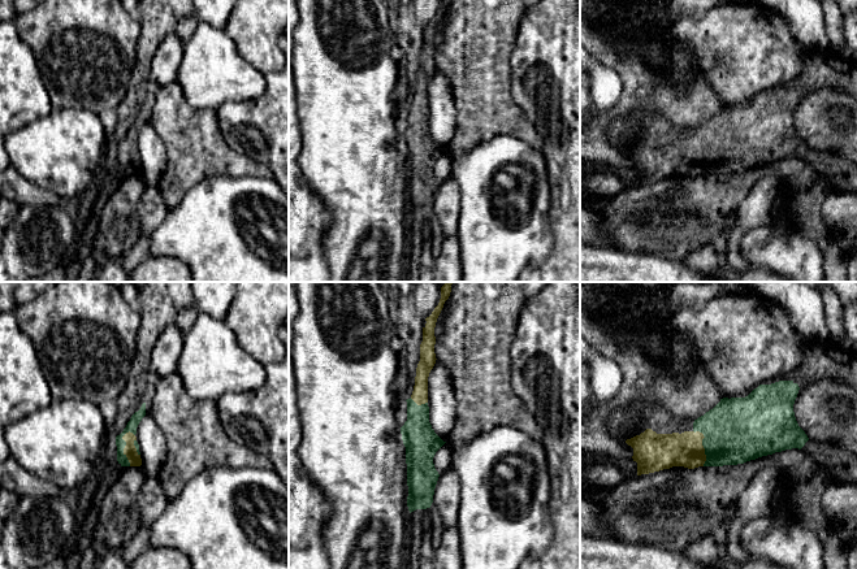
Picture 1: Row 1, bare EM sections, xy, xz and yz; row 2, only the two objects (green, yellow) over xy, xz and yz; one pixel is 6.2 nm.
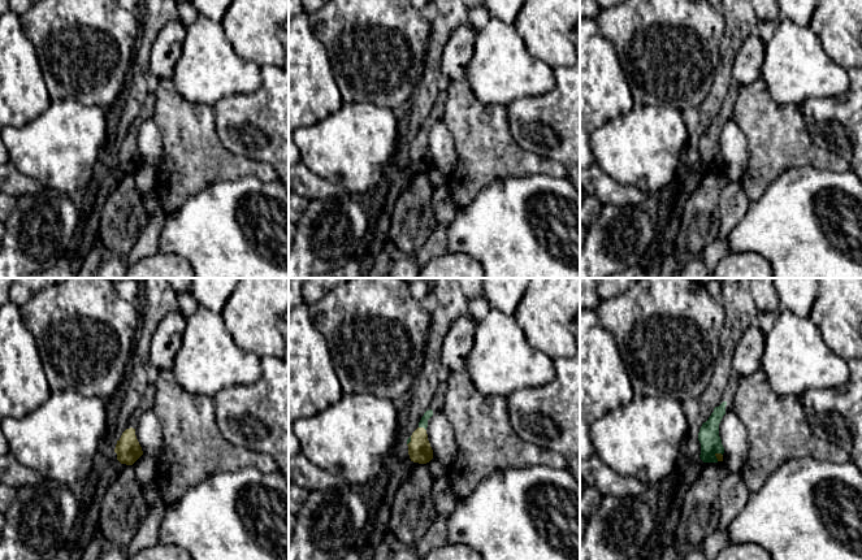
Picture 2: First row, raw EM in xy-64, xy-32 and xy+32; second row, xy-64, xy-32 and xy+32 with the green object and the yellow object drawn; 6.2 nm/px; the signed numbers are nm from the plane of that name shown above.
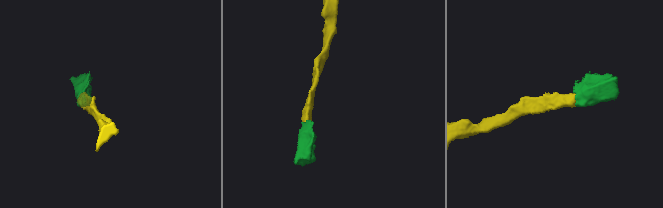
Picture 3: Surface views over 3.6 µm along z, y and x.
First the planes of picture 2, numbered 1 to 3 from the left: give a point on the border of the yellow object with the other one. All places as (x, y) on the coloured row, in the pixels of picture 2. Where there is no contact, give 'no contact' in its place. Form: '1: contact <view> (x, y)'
1: no contact
2: contact xy-32 (423, 426)
3: contact xy+32 (714, 455)

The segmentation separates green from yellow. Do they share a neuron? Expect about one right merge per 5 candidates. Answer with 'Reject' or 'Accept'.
Accept

